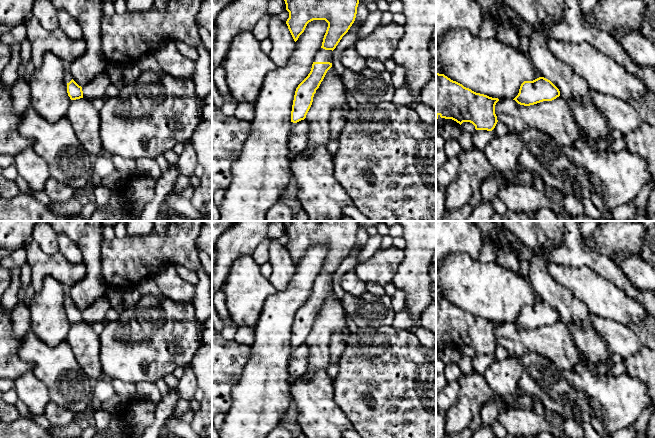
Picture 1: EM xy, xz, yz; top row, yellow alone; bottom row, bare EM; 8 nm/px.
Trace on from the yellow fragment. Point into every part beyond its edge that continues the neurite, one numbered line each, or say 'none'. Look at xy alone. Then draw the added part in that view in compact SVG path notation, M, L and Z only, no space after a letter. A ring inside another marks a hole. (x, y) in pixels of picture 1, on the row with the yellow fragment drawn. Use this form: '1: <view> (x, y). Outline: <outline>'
1: xy (68, 77). Outline: M66 65L65 70L66 70L66 73L65 73L64 79L65 79L65 82L67 84L73 79L73 77L72 77L72 74L70 72L70 68L68 65Z

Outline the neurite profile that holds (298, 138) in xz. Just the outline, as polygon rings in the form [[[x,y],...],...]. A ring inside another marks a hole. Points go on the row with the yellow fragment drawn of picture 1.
[[[306,119],[294,124],[291,128],[288,140],[288,148],[291,156],[305,151],[308,145],[309,124]]]

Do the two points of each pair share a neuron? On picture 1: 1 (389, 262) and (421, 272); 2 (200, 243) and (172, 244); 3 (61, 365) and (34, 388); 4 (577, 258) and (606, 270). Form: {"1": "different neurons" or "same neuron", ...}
{"1": "different neurons", "2": "different neurons", "3": "different neurons", "4": "same neuron"}

